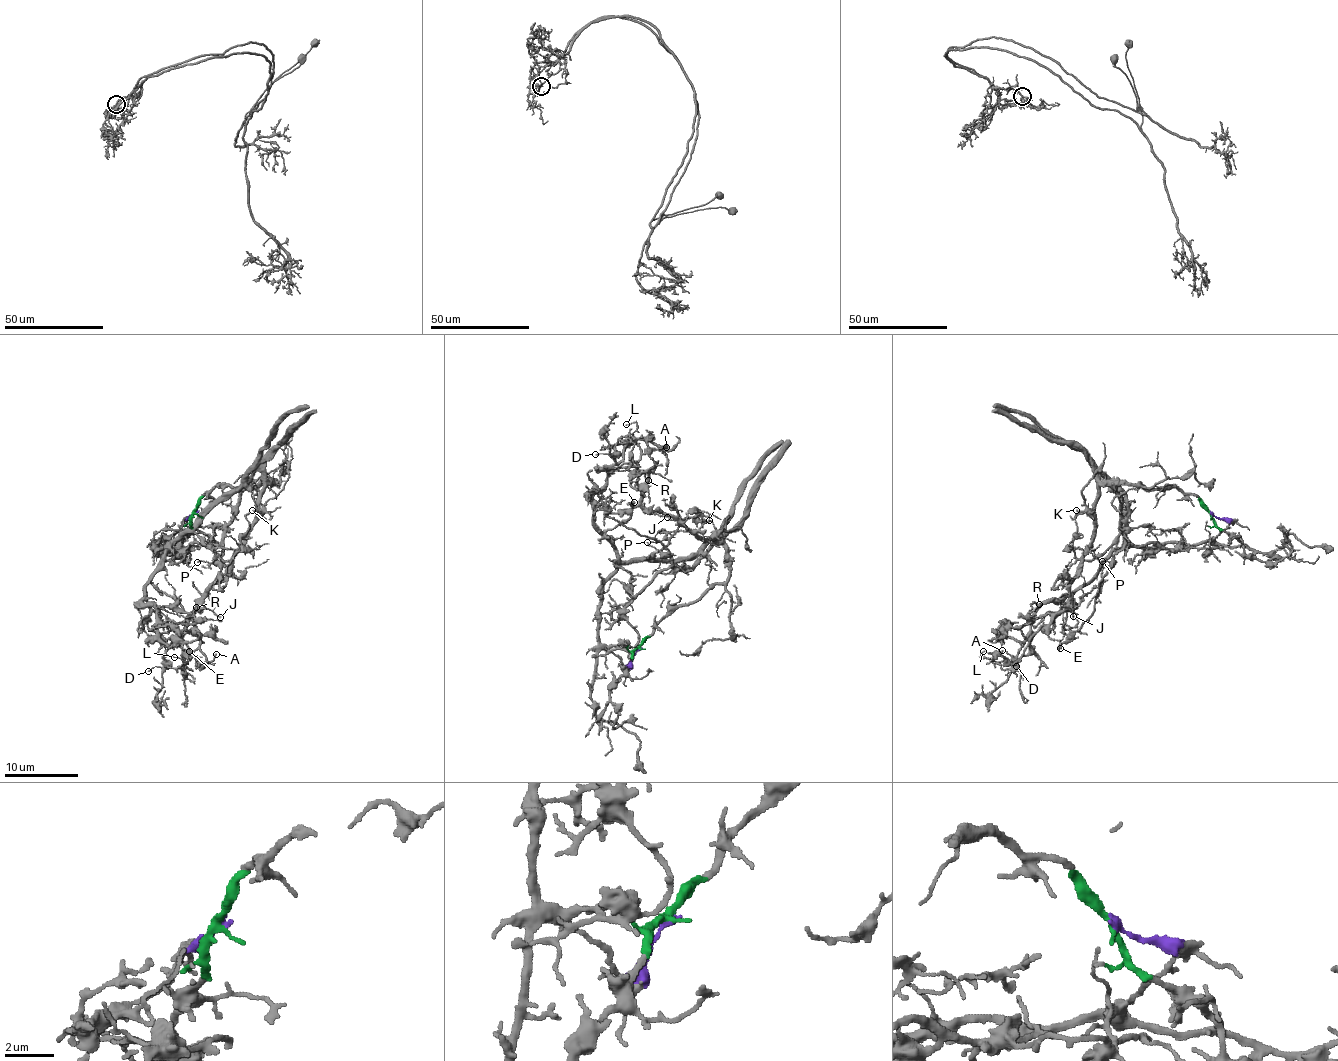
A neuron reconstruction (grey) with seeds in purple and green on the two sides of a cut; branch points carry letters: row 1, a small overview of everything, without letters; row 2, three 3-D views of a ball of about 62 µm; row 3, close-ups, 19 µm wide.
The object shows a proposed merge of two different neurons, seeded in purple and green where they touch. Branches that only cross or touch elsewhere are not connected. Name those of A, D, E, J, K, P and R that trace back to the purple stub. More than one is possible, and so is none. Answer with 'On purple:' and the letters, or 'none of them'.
On purple: D

